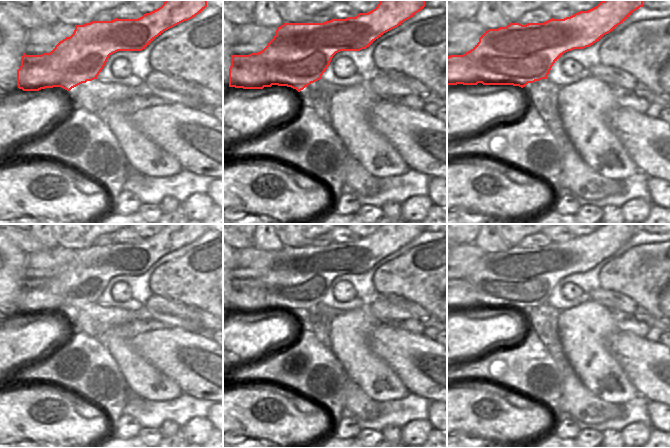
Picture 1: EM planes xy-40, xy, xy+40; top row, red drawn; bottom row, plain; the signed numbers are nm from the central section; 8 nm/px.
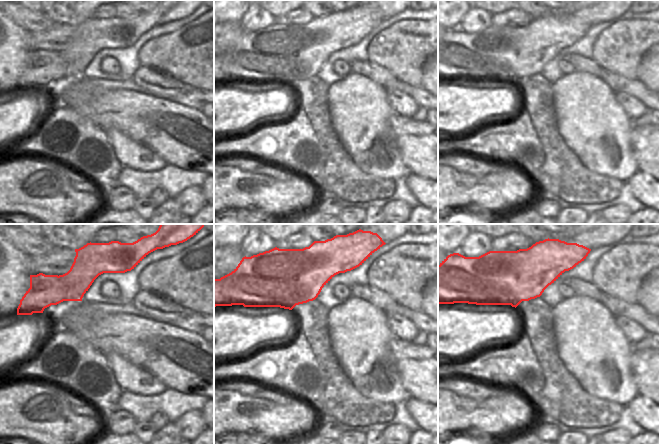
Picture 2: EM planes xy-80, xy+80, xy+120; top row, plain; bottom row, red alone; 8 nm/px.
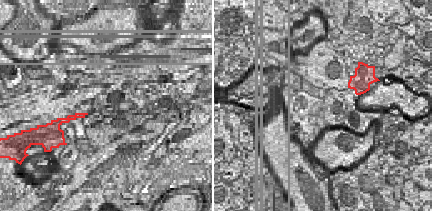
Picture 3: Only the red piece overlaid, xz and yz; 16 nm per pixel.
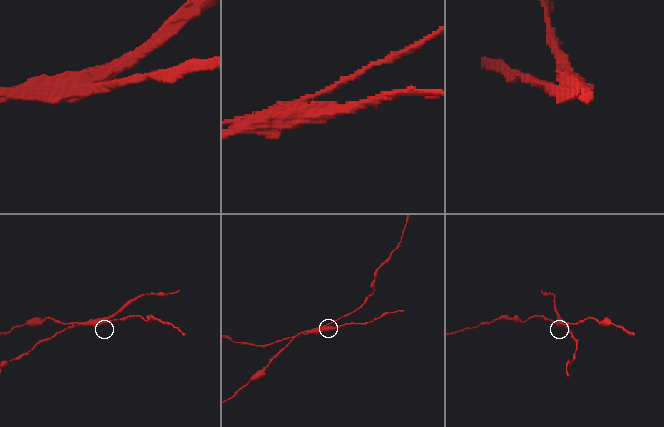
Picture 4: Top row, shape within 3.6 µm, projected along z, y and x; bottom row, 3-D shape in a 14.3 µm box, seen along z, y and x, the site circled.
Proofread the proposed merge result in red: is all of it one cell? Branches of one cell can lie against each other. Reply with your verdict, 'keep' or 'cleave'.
cleave

